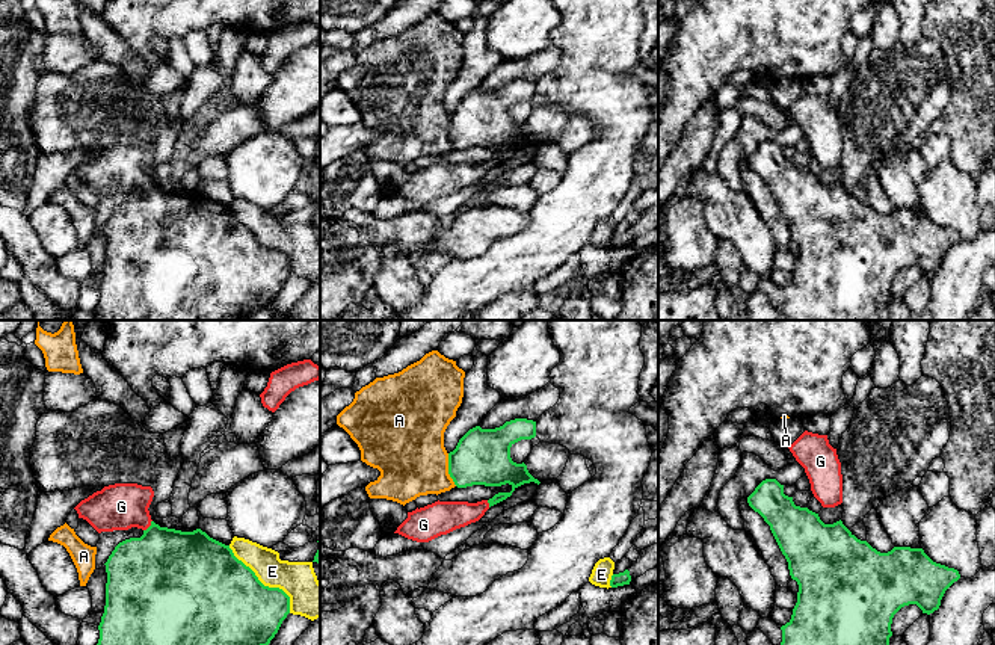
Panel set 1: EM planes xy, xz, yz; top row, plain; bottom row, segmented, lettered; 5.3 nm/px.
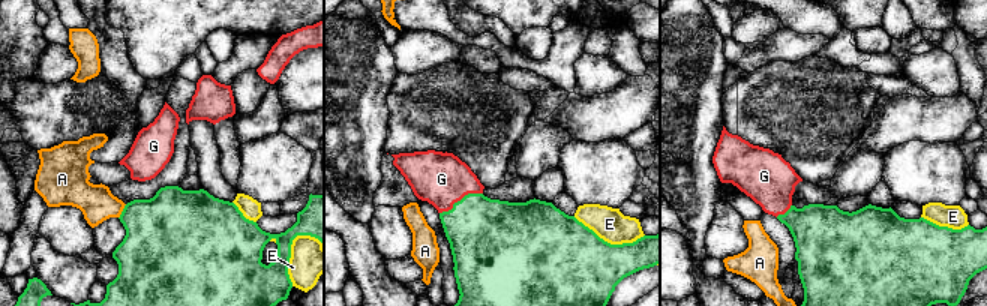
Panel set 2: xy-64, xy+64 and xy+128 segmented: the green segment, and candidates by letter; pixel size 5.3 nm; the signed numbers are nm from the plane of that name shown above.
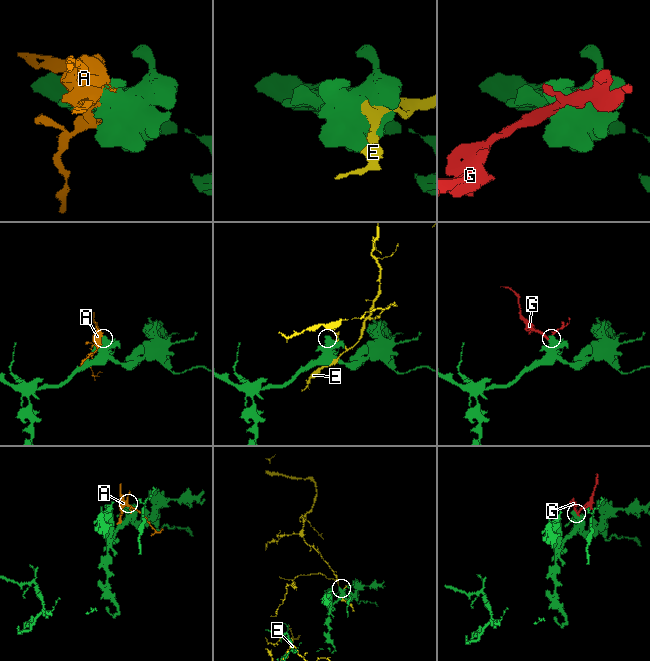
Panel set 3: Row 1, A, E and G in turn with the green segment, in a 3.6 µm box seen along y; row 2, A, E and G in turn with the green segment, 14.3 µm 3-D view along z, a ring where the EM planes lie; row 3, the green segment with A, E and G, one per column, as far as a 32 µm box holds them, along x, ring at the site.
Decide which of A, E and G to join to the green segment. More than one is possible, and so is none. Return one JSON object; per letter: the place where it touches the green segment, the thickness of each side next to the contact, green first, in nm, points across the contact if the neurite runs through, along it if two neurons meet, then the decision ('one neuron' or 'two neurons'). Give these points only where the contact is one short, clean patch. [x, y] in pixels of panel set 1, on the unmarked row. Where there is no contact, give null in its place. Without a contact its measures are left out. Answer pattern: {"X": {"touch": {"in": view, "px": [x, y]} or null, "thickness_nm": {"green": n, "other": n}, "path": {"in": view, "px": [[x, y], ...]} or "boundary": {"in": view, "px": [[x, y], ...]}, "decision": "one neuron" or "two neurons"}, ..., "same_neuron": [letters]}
{"A": {"touch": {"in": "xz", "px": [449, 132]}, "thickness_nm": {"green": 300, "other": 380}, "decision": "two neurons"}, "E": {"touch": {"in": "xy", "px": [263, 246]}, "thickness_nm": {"green": 480, "other": 200}, "decision": "two neurons"}, "G": {"touch": {"in": "xy", "px": [150, 188]}, "thickness_nm": {"green": 440, "other": 260}, "path": {"in": "xy", "px": [[165, 231], [150, 188], [127, 168], [121, 168]]}, "decision": "one neuron"}, "same_neuron": ["G"]}

